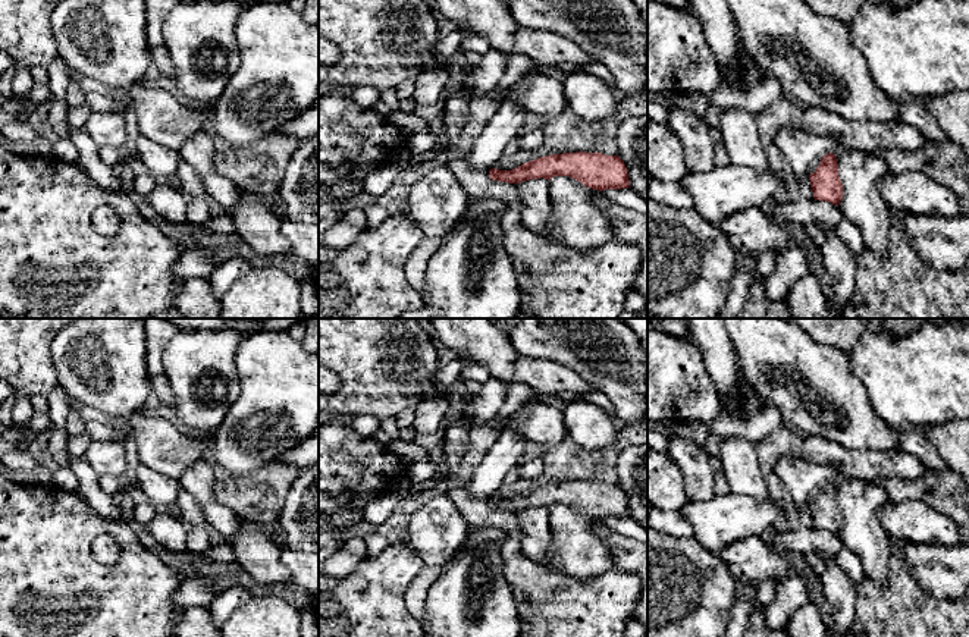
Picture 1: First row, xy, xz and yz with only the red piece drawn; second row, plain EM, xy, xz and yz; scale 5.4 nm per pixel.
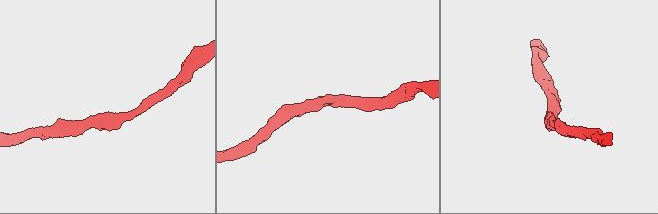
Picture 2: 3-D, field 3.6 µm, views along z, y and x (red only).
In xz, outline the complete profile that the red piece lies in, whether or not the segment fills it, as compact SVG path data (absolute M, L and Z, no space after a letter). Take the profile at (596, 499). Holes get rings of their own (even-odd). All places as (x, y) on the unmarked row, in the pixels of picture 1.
M562 481L539 486L523 492L512 499L489 499L492 509L520 512L530 508L548 508L554 505L570 505L584 515L605 520L630 517L628 502L618 484L602 481Z

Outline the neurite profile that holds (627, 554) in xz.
M605 524L596 525L595 531L608 545L614 565L640 577L640 596L633 619L645 627L647 637L647 545L612 531Z

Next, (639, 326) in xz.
M625 318L625 323L639 338L647 371L647 318Z

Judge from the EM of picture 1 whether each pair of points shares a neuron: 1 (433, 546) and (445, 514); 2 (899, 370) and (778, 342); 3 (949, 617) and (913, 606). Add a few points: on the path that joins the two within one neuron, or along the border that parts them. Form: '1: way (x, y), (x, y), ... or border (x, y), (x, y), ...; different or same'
1: way (435, 539), (438, 521); same
2: border (844, 354), (850, 372), (865, 389); different
3: way (940, 617), (922, 615); same

